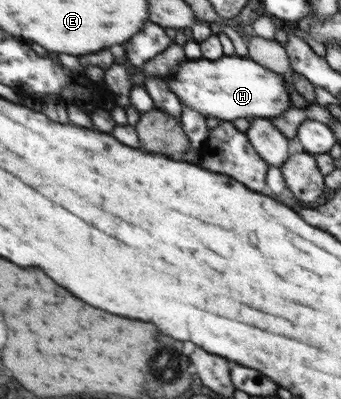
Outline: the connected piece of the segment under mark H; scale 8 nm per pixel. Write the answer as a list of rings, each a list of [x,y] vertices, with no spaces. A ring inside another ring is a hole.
[[[234,54],[217,60],[185,59],[173,73],[157,77],[167,84],[182,106],[189,106],[189,110],[195,110],[205,118],[218,118],[219,122],[231,122],[235,118],[273,118],[292,106],[285,88],[290,78]]]

